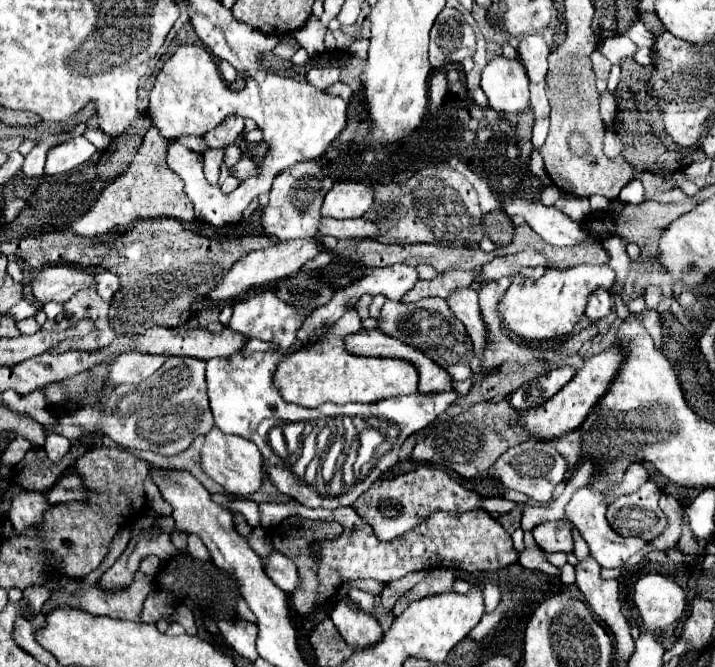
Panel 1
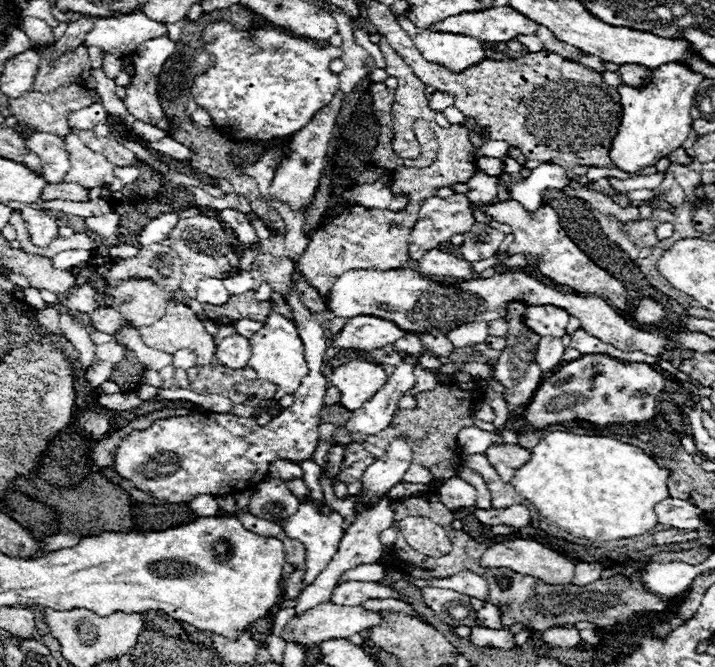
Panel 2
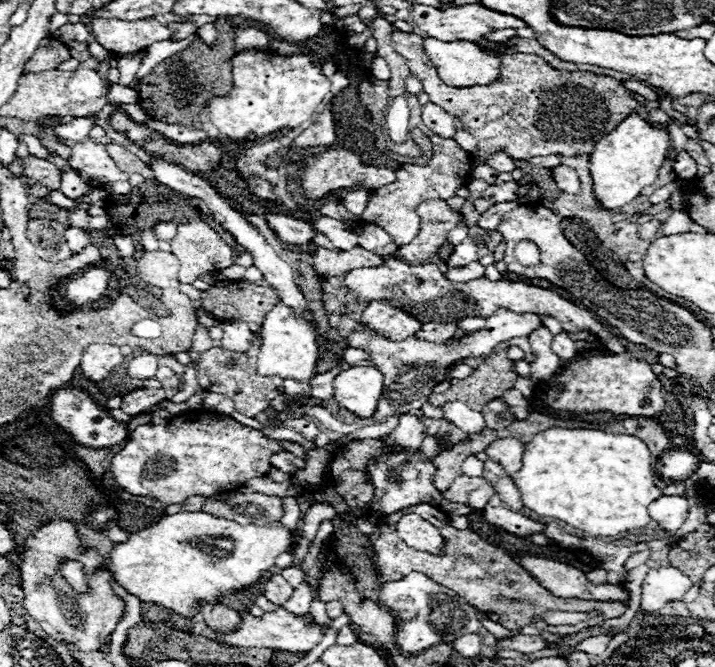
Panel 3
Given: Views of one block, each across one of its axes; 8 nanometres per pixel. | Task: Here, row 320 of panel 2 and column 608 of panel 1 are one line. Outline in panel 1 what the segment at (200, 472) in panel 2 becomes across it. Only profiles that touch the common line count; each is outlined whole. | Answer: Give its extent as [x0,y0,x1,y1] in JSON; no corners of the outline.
[586,290,612,322]

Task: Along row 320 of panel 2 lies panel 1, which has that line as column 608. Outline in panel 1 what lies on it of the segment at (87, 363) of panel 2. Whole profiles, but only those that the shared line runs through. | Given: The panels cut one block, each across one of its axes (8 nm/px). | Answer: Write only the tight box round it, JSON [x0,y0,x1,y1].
[592,50,612,94]

